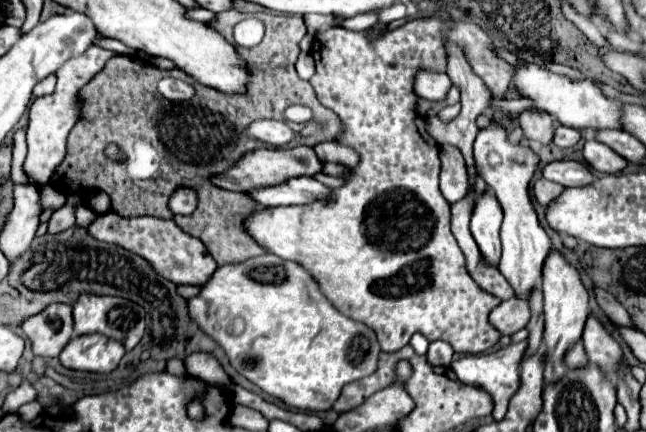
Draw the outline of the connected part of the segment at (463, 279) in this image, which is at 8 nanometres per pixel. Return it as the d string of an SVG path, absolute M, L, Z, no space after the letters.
M446 11L406 21L402 27L386 31L384 37L374 43L368 43L362 31L356 33L342 27L334 27L332 31L318 35L312 45L316 73L310 79L310 85L314 87L318 101L332 109L342 121L342 133L336 141L352 147L360 161L356 167L346 167L348 173L342 175L346 183L332 189L328 197L306 205L260 207L242 223L244 231L262 249L306 269L316 279L326 299L340 313L372 327L382 351L402 349L416 331L428 341L448 341L458 353L484 353L500 339L500 333L488 323L488 313L500 301L494 295L480 291L476 283L472 283L468 271L464 271L464 255L460 255L460 247L450 229L450 203L438 189L440 145L426 133L424 121L418 113L420 97L414 91L414 81L420 71L446 73L448 43L462 47L472 71L484 81L494 97L506 95L514 77L512 65L496 53L492 39L476 23L454 19Z

